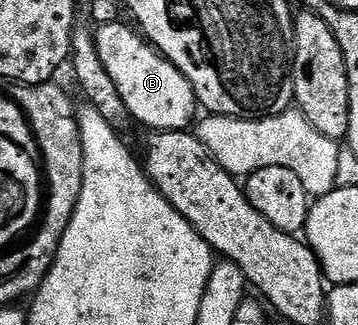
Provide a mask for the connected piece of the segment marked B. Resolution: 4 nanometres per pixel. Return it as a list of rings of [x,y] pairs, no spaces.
[[[116,22],[98,25],[94,29],[97,54],[105,64],[105,70],[109,70],[109,78],[117,82],[117,90],[125,102],[128,117],[147,128],[155,128],[151,130],[156,133],[190,129],[197,111],[193,86],[173,62],[156,51],[154,45],[134,27],[131,28],[126,28],[123,22]]]

